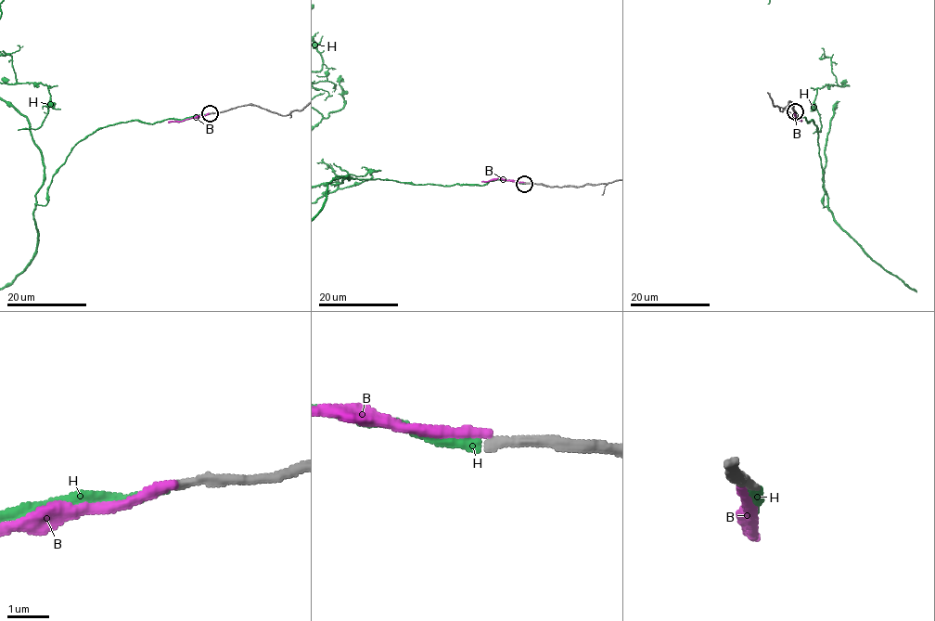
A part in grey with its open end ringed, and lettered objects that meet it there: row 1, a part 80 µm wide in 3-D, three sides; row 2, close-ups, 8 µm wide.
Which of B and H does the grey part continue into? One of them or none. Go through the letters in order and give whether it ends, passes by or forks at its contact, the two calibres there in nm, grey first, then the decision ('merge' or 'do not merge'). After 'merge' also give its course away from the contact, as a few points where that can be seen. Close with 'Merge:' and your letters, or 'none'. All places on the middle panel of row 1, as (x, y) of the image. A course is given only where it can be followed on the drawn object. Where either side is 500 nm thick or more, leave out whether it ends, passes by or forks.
B: it ends; calibres 240 and 240 nm; do not merge
H: it ends; calibres 200 and 220 nm; merge
Merge: H

